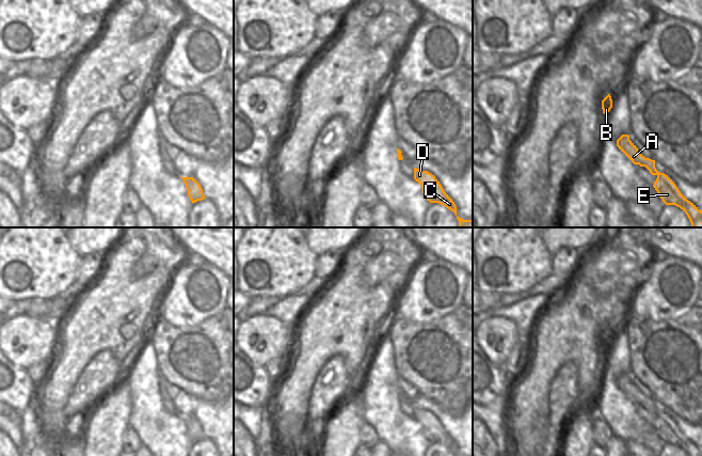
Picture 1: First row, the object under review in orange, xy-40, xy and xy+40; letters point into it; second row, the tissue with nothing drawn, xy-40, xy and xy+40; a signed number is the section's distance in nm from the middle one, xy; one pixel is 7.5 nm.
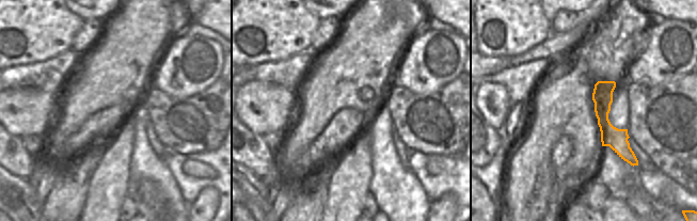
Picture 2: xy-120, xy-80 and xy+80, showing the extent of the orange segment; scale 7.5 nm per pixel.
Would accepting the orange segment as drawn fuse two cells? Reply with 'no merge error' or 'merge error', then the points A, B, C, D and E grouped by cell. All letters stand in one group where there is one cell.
no merge error; A B C D E

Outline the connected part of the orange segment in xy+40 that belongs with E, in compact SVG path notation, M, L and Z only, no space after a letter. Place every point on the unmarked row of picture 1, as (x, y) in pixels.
M622 374L617 379L617 386L634 404L645 406L652 414L657 415L653 426L666 444L680 446L687 456L702 456L702 451L681 433L668 414L656 409L655 399L645 397L629 379L628 374Z

